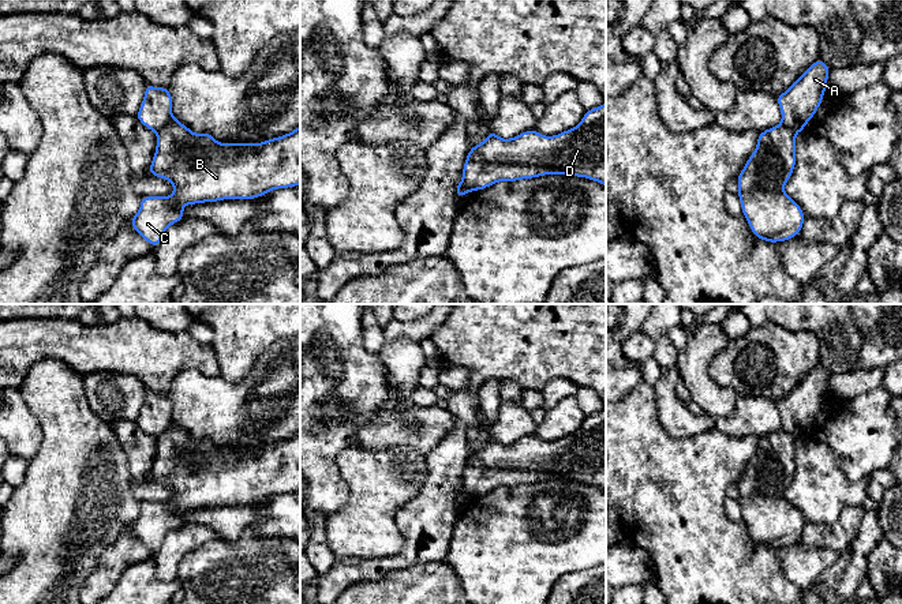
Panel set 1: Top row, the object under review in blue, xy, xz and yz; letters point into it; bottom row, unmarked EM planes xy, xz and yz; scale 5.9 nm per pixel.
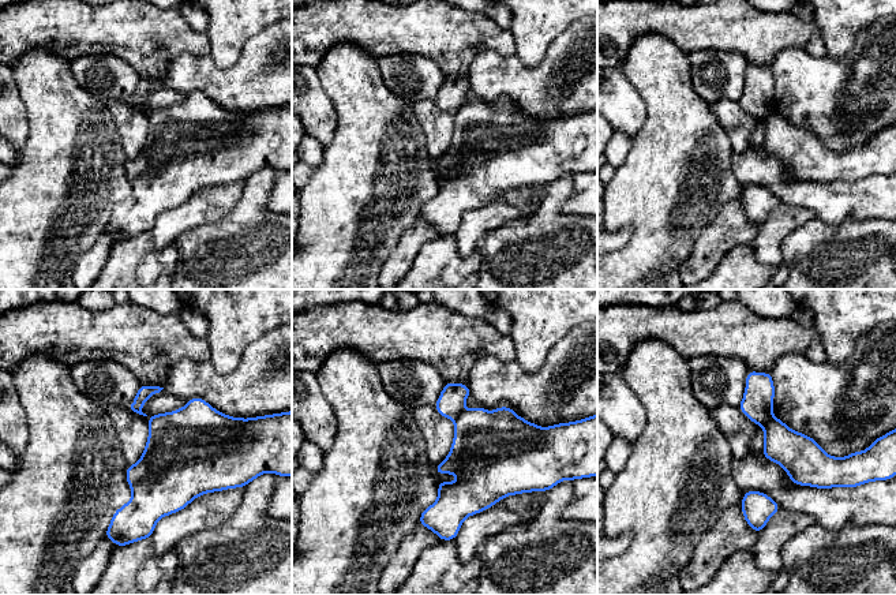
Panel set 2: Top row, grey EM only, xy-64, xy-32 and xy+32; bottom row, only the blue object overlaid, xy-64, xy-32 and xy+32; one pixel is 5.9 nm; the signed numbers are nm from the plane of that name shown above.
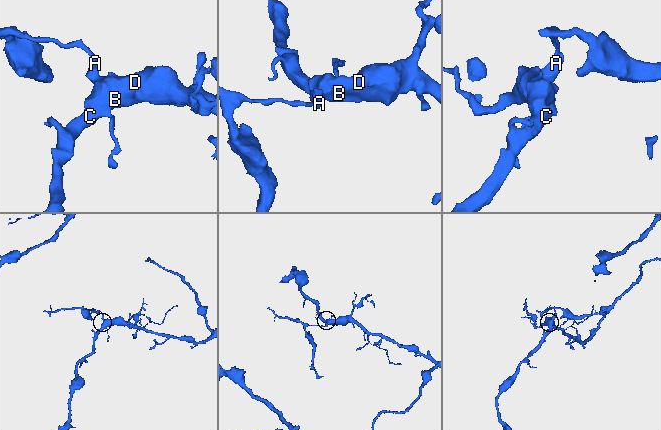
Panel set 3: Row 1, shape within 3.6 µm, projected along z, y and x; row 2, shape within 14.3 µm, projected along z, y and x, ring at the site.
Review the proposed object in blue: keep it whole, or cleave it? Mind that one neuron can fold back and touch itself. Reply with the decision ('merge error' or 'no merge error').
merge error

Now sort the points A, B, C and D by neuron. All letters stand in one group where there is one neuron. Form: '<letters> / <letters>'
A / B C D

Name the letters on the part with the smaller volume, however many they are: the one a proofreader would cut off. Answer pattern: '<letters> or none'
A

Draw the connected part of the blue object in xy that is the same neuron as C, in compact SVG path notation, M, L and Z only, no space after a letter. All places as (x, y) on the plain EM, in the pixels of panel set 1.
M177 424L157 438L151 481L171 487L175 496L166 502L141 503L139 517L130 524L134 536L156 554L172 529L184 524L183 511L222 504L255 504L277 494L300 489L300 432L262 449L218 449L209 438L194 439Z

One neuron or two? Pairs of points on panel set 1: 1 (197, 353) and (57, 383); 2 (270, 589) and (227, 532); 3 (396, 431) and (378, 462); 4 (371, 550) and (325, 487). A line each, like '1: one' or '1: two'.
1: two
2: two
3: two
4: two

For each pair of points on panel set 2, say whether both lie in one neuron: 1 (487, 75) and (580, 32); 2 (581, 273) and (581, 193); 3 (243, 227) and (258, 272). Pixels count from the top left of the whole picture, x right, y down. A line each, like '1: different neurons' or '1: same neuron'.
1: same neuron
2: different neurons
3: same neuron

